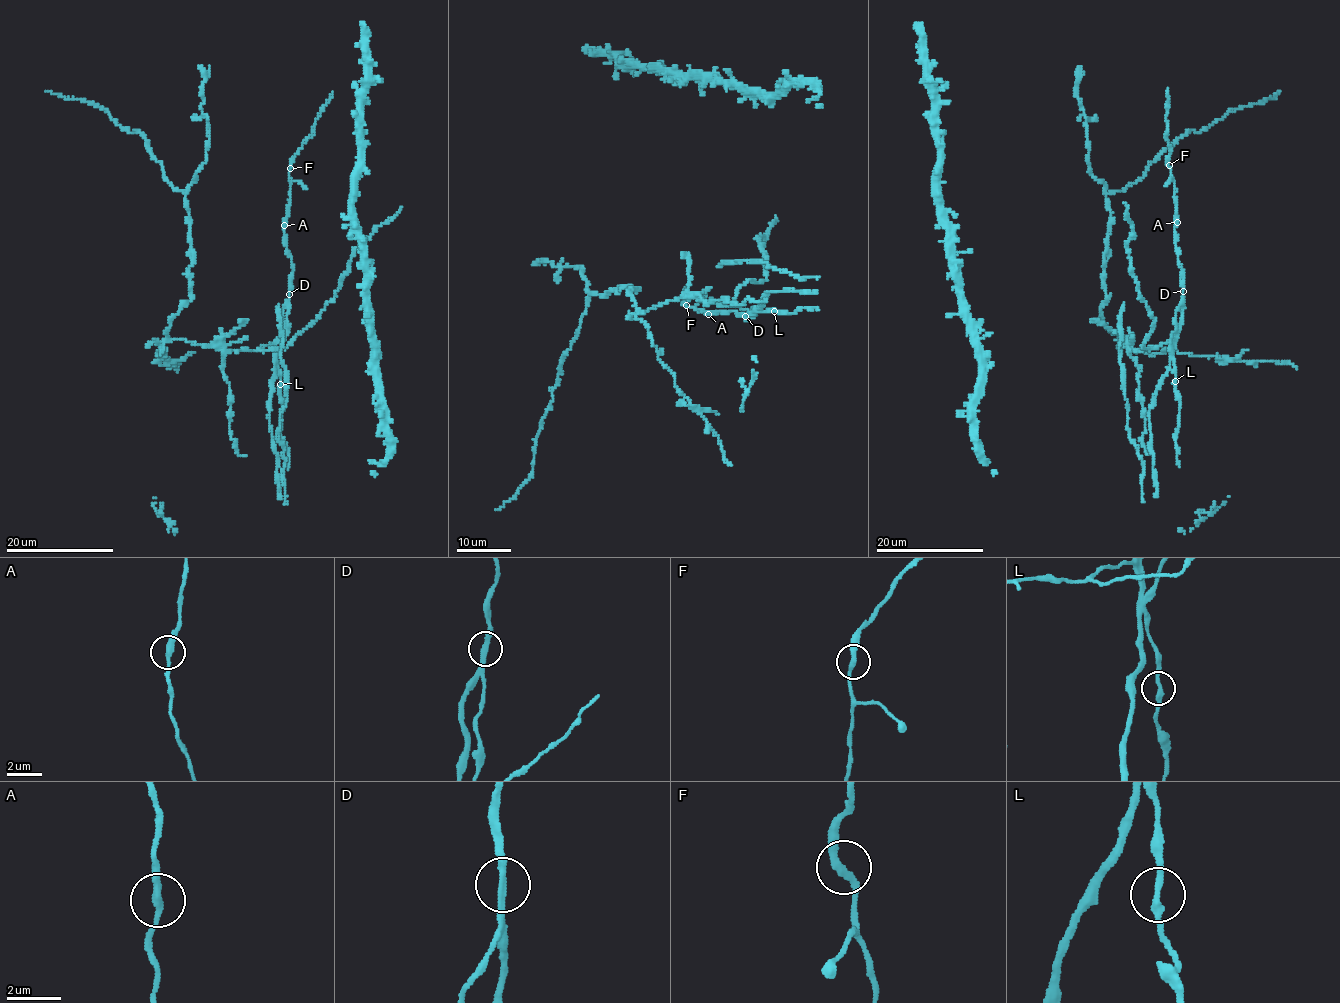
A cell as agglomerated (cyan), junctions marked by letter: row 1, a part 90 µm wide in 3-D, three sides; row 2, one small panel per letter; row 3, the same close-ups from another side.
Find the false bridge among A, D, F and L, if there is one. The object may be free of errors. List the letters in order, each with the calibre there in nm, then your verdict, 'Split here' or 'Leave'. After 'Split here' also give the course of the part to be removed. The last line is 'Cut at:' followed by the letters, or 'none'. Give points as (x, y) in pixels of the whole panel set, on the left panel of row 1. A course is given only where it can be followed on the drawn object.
A: Thickness 260 nm. Leave
D: Thickness 260 nm. Split here. Course of the part to remove: (289, 294), (272, 345), (169, 340), (190, 297), (186, 192), (137, 131), (44, 90)
F: Thickness 280 nm. Leave
L: Thickness 240 nm. Leave
Cut at: D

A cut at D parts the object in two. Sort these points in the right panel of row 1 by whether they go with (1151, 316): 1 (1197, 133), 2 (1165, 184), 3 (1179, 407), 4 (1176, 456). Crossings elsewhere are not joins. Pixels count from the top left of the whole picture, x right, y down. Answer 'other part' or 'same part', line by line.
1: same part
2: other part
3: other part
4: other part

